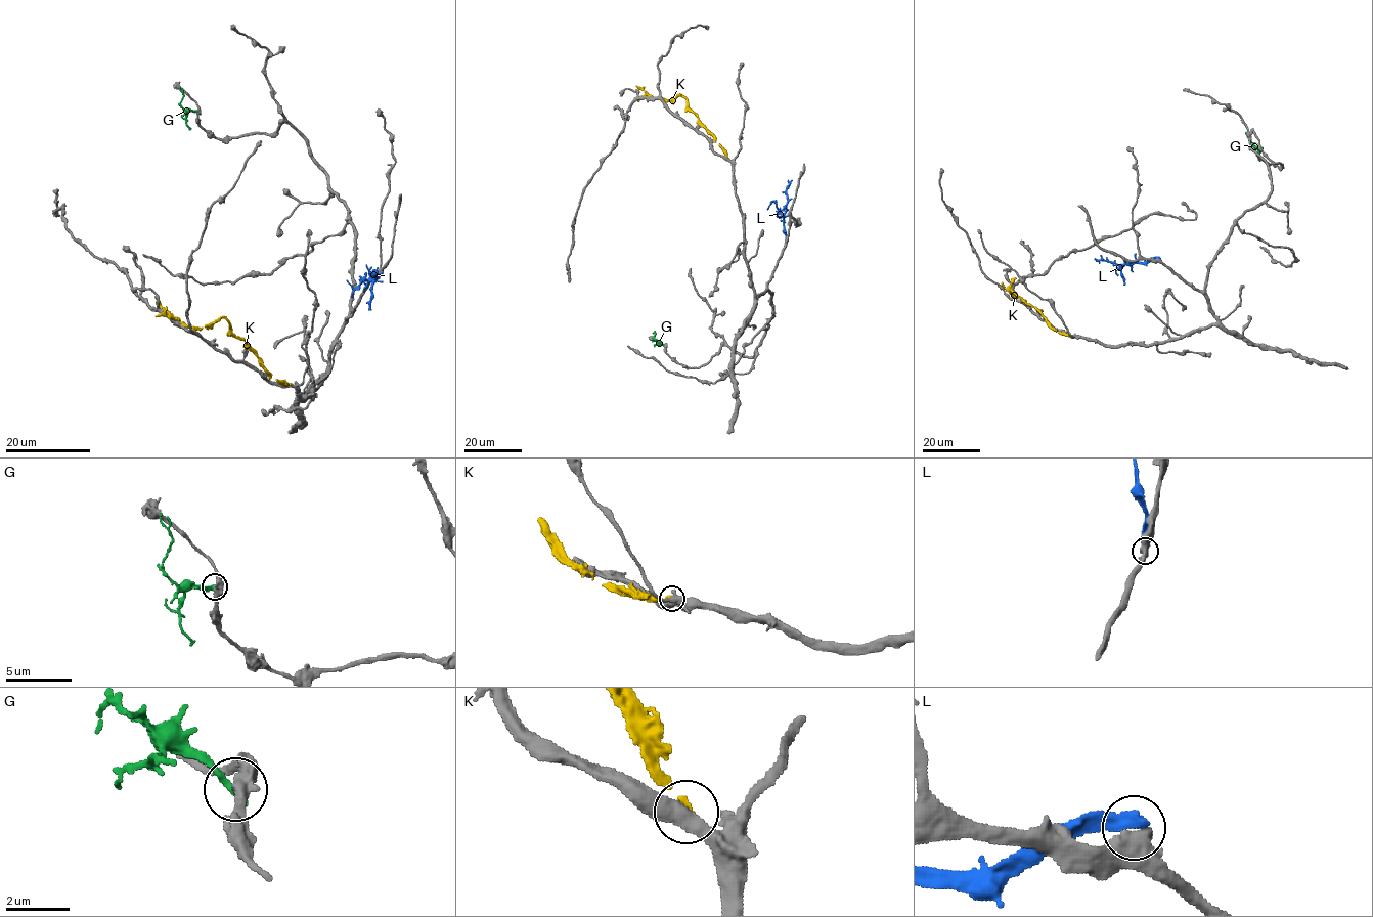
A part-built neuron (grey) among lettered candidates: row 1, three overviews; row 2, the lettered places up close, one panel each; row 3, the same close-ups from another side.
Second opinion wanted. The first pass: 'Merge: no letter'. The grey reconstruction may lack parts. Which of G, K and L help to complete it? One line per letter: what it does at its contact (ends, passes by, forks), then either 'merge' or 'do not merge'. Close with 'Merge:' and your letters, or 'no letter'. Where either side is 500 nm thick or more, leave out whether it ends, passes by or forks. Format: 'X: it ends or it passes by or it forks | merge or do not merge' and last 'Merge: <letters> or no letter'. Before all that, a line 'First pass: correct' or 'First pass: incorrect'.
First pass: correct
G: do not merge
K: it ends | do not merge
L: it ends | do not merge
Merge: no letter

